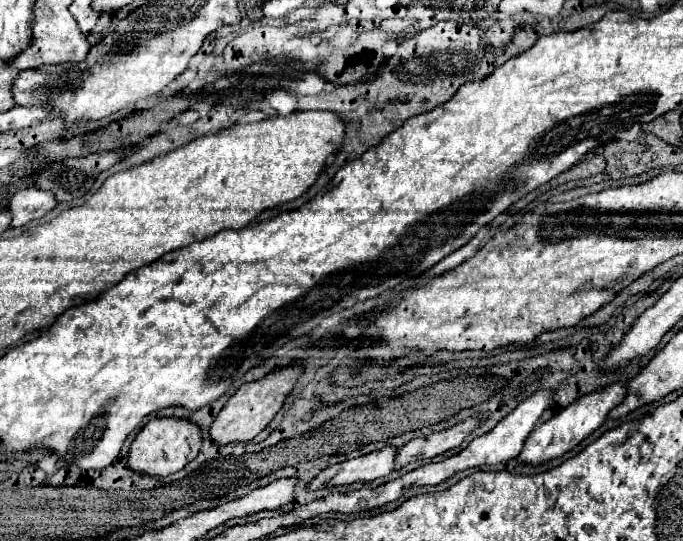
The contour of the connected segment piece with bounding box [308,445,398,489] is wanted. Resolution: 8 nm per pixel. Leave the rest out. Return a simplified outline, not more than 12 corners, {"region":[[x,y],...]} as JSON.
{"region":[[398,447],[326,467],[308,489],[374,481],[394,471]]}

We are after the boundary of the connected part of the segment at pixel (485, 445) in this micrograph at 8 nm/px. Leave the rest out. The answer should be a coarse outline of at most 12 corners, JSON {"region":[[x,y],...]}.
{"region":[[556,389],[532,393],[492,431],[438,461],[438,483],[456,471],[520,455]]}

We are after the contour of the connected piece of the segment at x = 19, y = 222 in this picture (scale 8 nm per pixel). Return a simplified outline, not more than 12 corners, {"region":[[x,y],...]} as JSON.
{"region":[[22,189],[12,197],[10,227],[40,219],[54,207],[50,191]]}

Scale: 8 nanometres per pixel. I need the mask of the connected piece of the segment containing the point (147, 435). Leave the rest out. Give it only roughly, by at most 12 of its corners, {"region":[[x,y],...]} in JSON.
{"region":[[148,421],[128,465],[154,477],[180,471],[200,453],[200,425]]}

